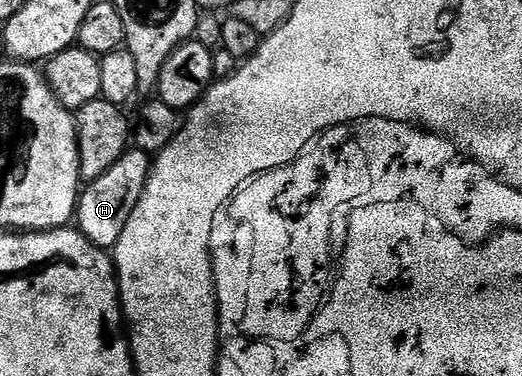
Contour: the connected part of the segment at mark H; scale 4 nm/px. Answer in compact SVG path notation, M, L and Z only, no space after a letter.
M133 146L126 150L110 169L94 180L88 181L80 189L75 224L94 246L106 250L116 248L123 234L123 226L127 226L127 218L131 218L131 210L135 210L143 194L150 167L150 153Z

